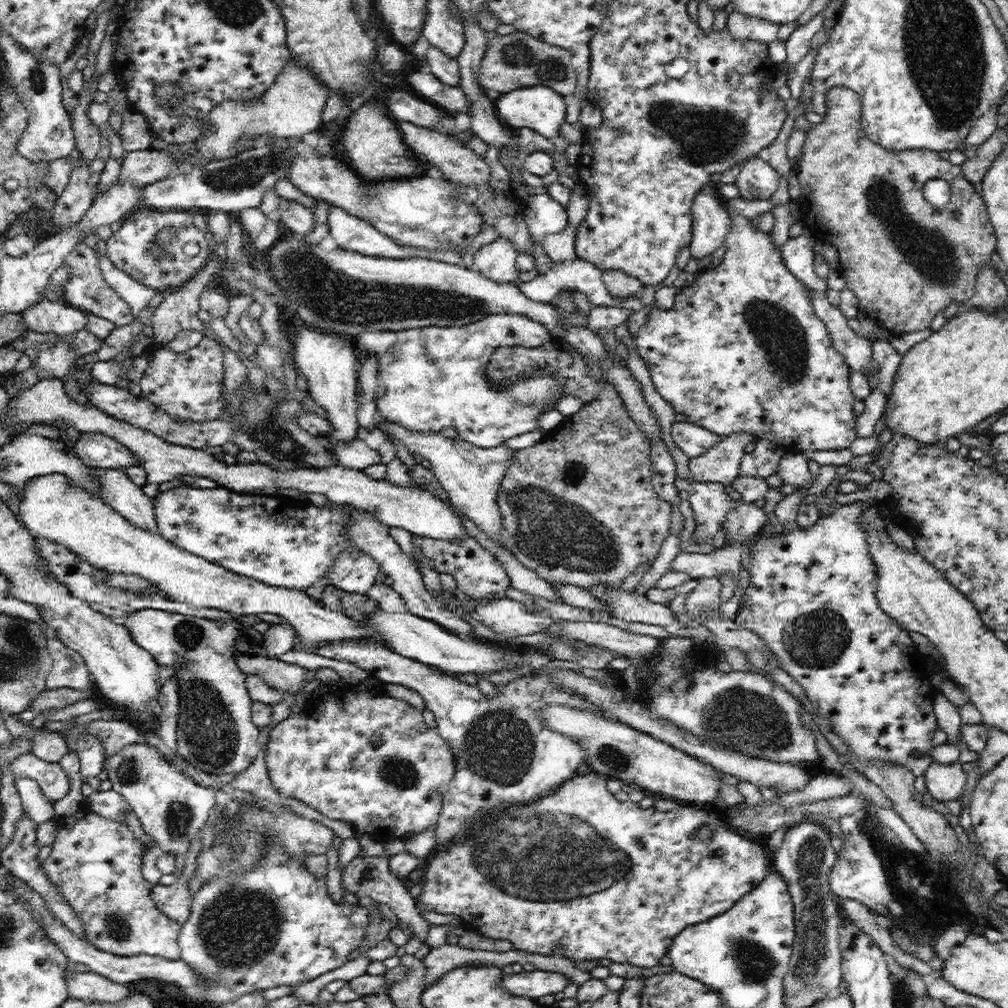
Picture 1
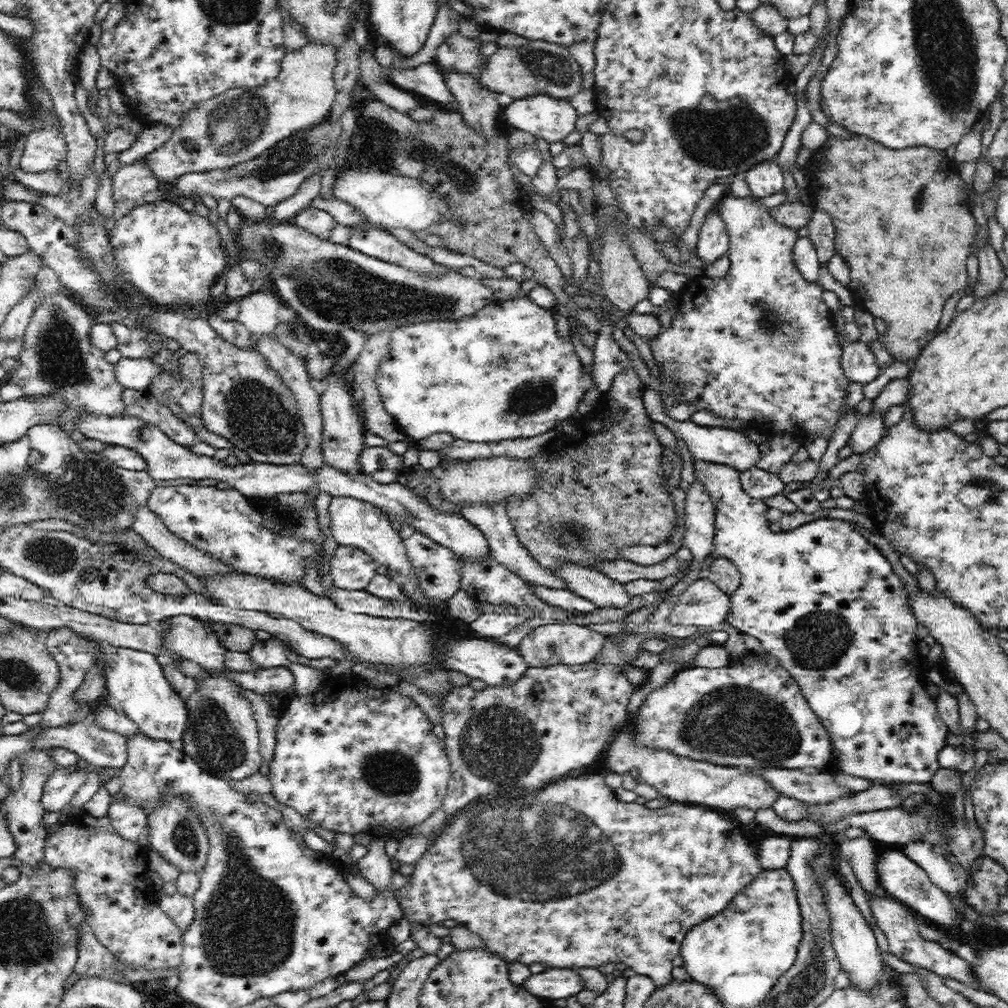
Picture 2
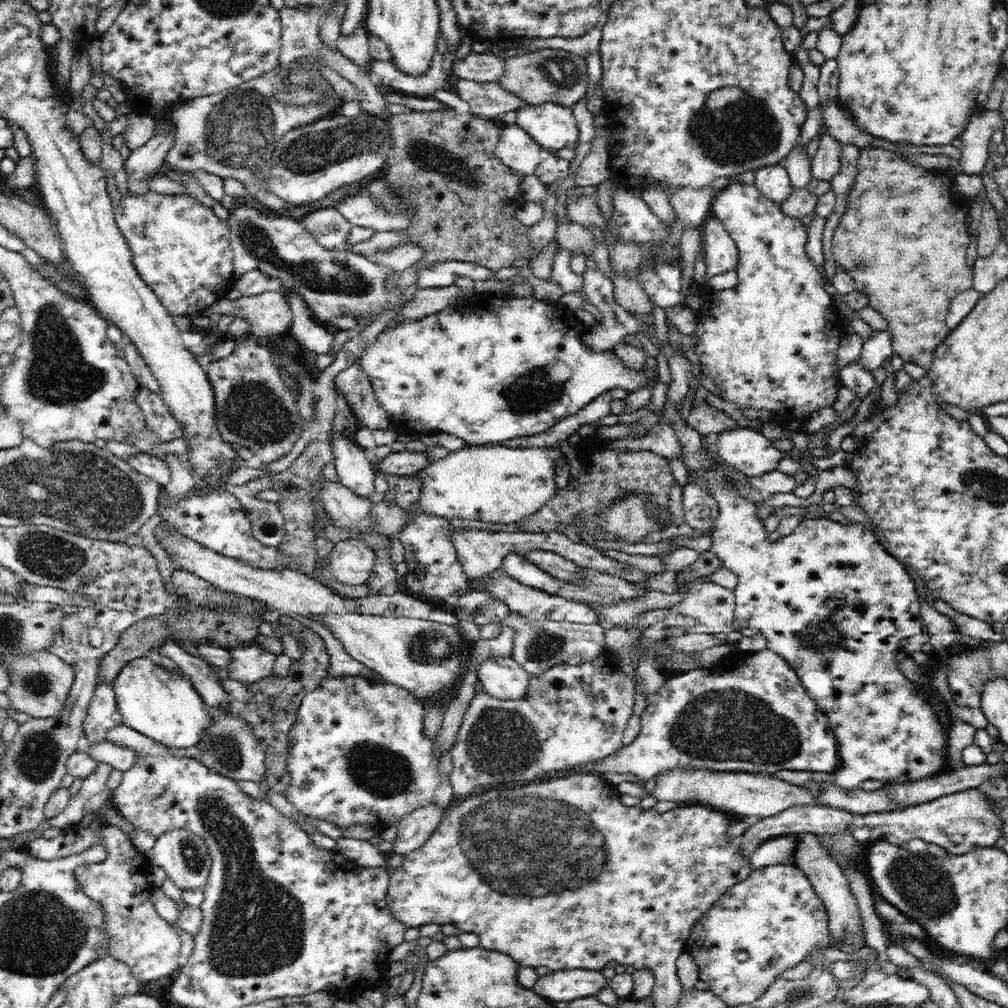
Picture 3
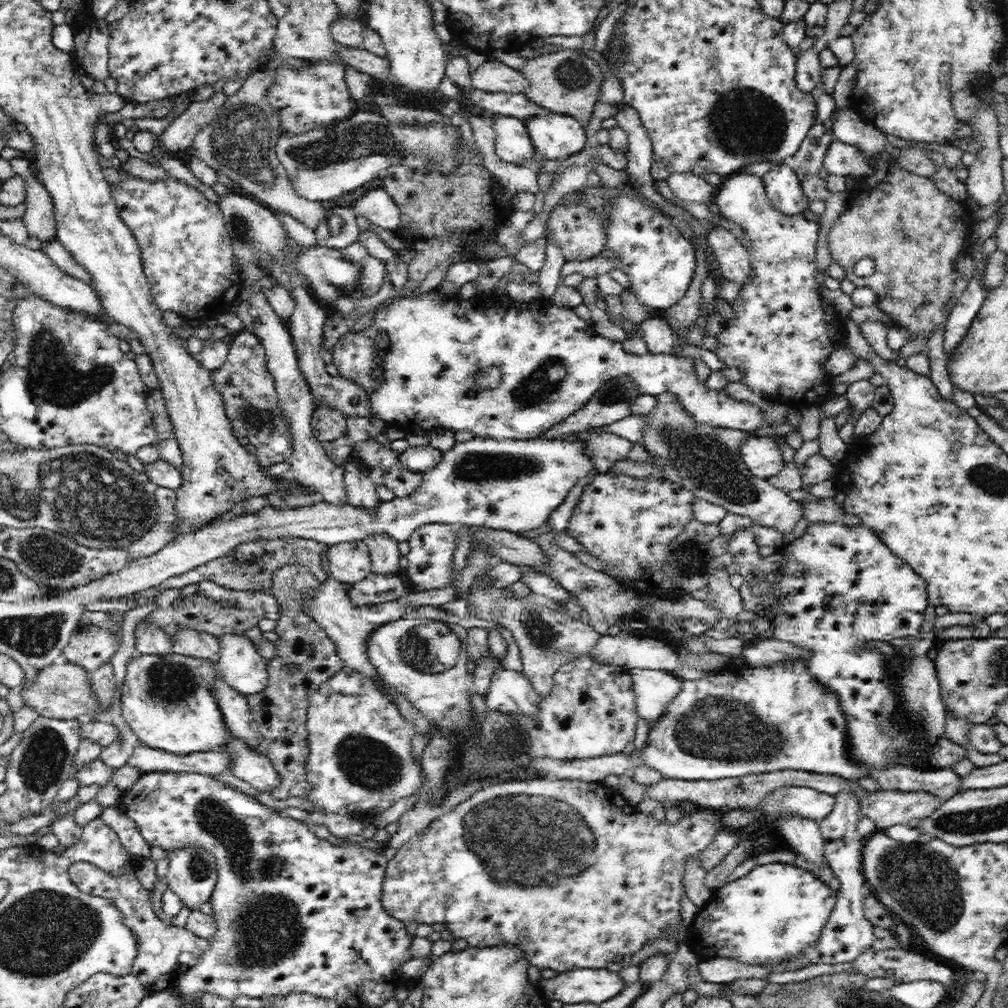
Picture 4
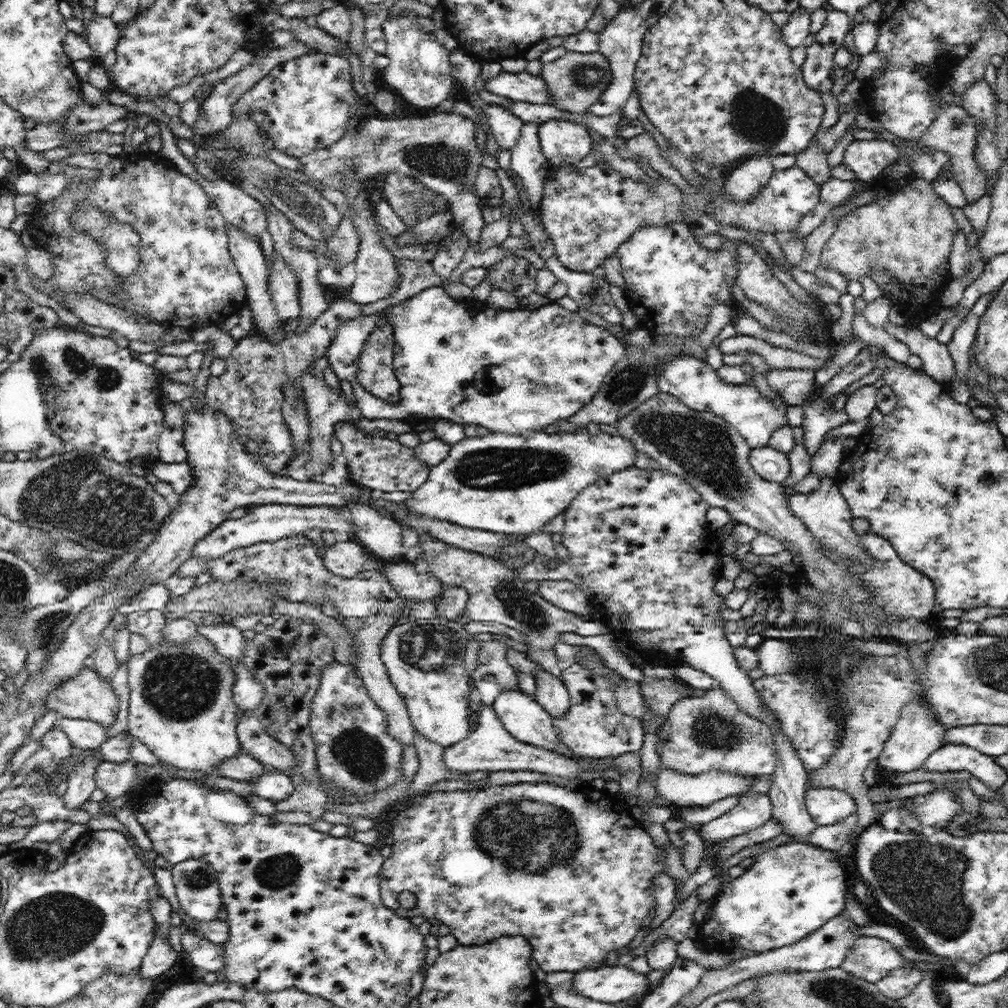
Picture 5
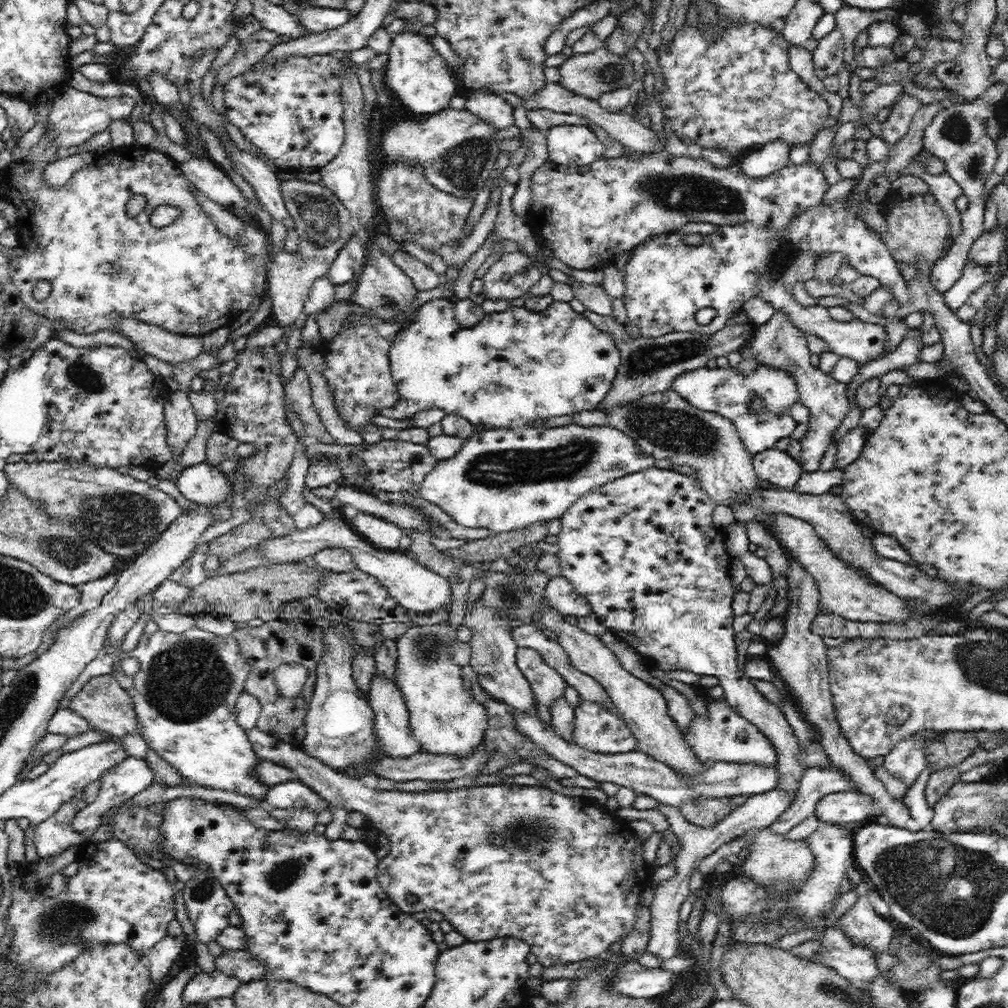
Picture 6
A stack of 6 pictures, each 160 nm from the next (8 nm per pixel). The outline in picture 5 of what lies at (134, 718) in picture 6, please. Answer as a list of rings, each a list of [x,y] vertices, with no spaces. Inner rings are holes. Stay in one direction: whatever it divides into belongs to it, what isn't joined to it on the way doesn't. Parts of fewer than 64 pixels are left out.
[[[91,666],[84,668],[74,680],[62,684],[62,688],[58,688],[54,696],[50,696],[48,703],[50,703],[47,705],[48,710],[53,709],[58,715],[88,719],[100,724],[106,730],[118,720],[118,712],[120,712],[120,698],[114,686]]]

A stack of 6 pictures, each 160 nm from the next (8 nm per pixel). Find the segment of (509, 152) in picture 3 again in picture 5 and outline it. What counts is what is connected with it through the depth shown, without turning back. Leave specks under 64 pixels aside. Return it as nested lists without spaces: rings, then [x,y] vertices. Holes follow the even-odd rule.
[[[488,104],[484,114],[501,149],[511,150],[520,137],[520,118],[508,106],[498,104]]]

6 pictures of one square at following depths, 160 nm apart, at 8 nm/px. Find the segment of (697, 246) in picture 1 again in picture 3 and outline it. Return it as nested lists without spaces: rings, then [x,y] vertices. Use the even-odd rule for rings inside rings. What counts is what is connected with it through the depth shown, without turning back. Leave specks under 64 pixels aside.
[[[718,218],[708,220],[704,227],[703,253],[707,265],[707,279],[719,274],[737,271],[740,262],[739,248]]]

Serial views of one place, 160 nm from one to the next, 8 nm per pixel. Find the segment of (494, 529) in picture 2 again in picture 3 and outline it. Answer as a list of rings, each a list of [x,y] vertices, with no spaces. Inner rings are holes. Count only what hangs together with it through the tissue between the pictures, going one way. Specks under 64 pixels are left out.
[[[510,553],[503,562],[502,570],[513,576],[520,584],[540,589],[545,593],[558,594],[560,590],[559,578],[544,572],[536,565],[524,559],[520,553]]]

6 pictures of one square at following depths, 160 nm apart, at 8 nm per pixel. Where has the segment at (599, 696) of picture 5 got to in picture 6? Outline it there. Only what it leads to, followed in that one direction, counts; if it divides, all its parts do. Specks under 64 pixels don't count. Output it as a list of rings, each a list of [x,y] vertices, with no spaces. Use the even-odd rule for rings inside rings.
[[[581,701],[575,709],[574,740],[591,752],[615,754],[637,750],[636,737],[624,718],[610,715],[596,704]]]

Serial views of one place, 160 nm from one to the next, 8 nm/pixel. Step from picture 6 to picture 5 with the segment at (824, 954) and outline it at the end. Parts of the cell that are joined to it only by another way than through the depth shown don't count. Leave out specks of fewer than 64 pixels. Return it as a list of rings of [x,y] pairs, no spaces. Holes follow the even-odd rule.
[[[858,935],[839,967],[850,976],[875,983],[882,980],[892,968],[908,966],[908,963],[887,940]]]

